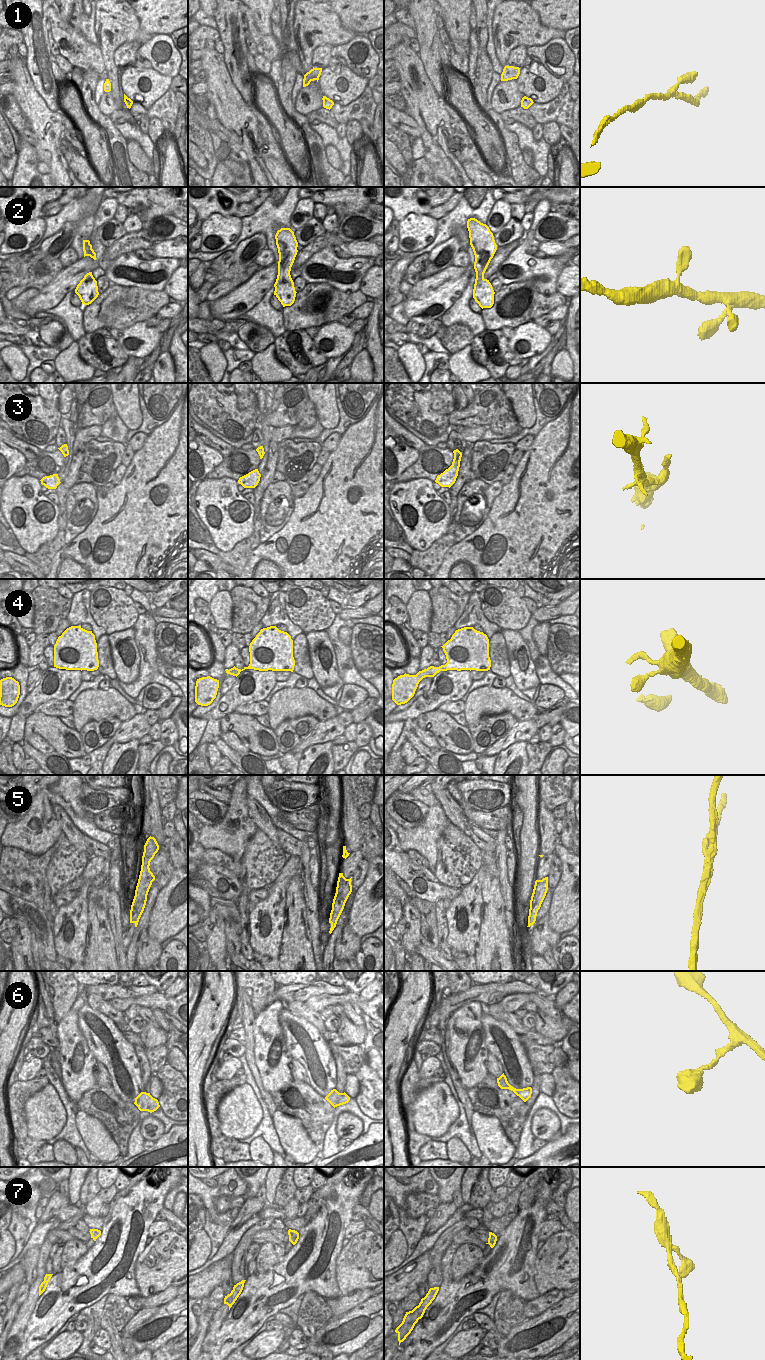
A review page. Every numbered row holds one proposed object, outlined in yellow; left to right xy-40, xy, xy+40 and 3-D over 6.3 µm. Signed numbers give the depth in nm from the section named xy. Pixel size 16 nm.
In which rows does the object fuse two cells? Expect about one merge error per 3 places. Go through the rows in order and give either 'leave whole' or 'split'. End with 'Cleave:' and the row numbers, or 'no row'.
1: leave whole
2: leave whole
3: leave whole
4: leave whole
5: split
6: leave whole
7: leave whole
Cleave: 5

